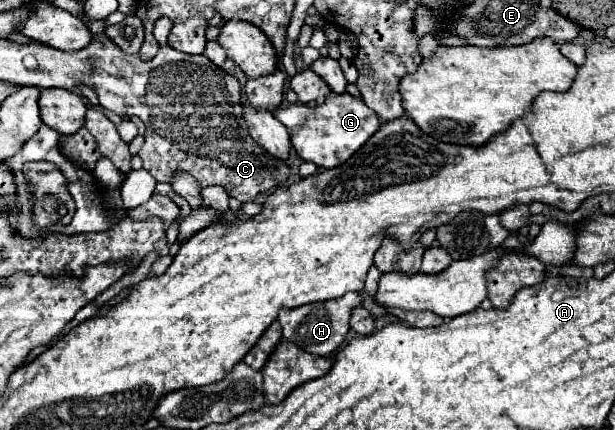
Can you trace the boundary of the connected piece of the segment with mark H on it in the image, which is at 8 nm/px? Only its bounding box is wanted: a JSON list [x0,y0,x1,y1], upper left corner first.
[279,293,361,357]

